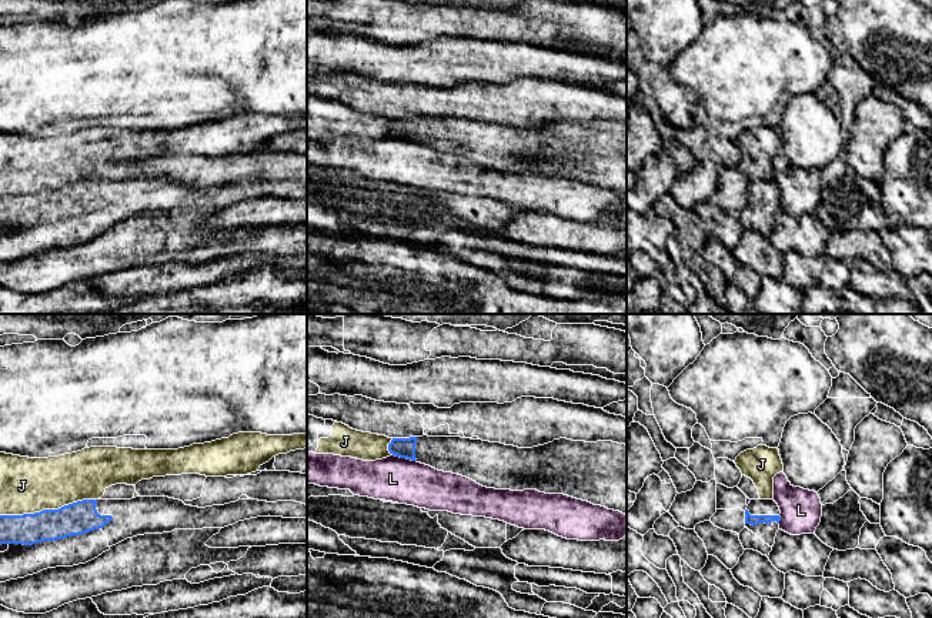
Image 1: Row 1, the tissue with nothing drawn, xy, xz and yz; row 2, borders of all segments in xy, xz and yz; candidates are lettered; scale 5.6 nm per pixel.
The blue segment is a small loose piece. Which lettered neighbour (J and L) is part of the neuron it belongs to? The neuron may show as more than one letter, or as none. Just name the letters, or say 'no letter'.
no letter

